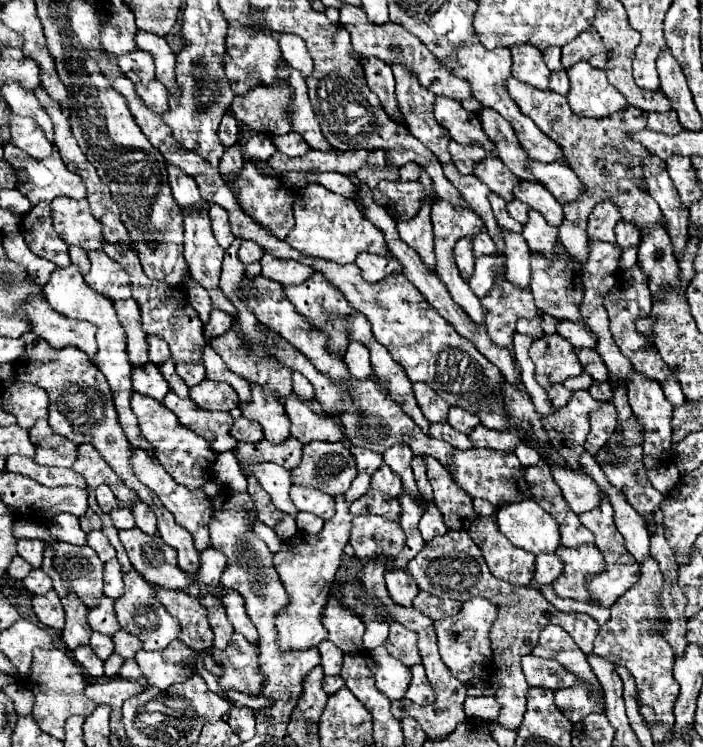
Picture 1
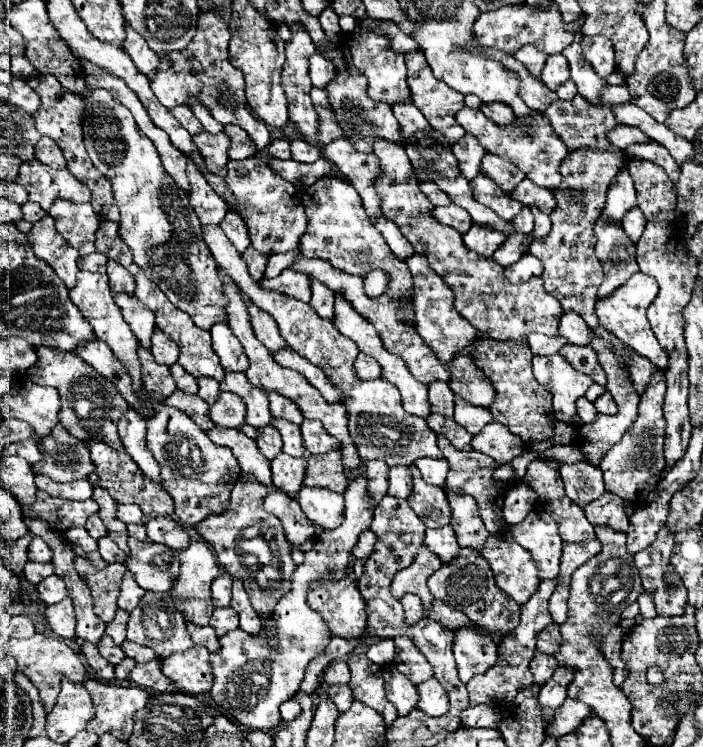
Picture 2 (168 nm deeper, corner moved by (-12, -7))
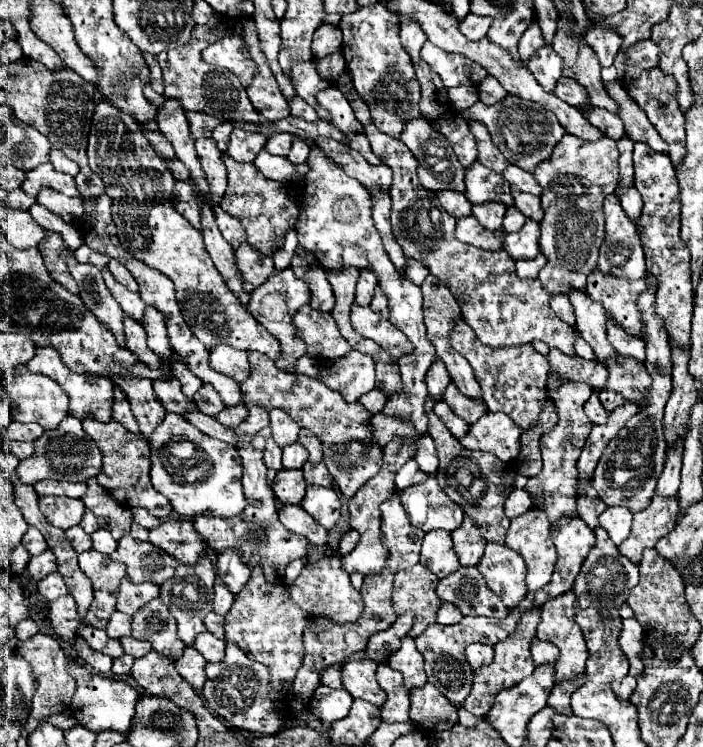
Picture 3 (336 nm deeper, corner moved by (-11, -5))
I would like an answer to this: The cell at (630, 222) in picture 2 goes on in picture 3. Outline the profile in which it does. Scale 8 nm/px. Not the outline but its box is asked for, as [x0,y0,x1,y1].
[619,187,643,221]

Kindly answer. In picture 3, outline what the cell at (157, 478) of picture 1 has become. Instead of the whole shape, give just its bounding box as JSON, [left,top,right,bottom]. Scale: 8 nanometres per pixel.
[111,387,141,435]

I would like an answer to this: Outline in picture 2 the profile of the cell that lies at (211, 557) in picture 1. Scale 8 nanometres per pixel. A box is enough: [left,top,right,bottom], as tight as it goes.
[212,573,232,607]

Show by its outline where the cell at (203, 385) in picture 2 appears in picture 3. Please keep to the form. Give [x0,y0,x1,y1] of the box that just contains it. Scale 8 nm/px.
[193,383,225,417]

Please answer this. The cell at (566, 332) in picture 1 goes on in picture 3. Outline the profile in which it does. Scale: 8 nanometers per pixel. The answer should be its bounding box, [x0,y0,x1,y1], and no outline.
[549,293,575,327]

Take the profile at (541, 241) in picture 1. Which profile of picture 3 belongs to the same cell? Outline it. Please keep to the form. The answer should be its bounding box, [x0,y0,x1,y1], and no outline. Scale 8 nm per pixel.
[511,189,543,221]

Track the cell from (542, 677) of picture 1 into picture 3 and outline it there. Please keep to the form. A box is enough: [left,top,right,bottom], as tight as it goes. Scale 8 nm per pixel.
[531,641,559,665]

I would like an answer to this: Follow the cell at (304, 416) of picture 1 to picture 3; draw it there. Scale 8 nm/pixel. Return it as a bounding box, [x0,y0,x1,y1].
[299,429,323,463]

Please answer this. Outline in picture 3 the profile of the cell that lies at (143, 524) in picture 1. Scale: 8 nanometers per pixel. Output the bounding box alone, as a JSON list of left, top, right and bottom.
[149,519,207,565]

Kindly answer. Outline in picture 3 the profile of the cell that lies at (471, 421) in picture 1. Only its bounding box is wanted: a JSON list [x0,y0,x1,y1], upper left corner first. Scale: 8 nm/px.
[443,383,487,425]

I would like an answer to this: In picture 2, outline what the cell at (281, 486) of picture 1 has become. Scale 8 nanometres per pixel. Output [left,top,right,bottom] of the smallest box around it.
[206,429,276,493]

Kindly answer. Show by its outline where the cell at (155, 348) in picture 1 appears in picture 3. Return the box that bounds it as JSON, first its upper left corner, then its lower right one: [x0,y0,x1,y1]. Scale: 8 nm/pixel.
[143,305,171,359]

